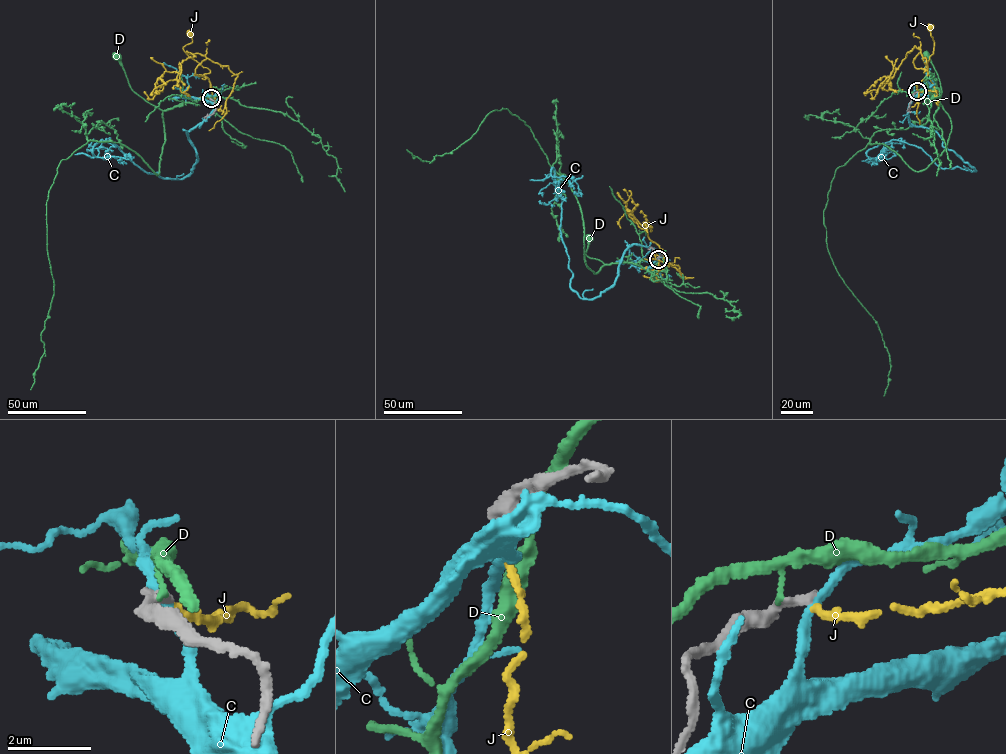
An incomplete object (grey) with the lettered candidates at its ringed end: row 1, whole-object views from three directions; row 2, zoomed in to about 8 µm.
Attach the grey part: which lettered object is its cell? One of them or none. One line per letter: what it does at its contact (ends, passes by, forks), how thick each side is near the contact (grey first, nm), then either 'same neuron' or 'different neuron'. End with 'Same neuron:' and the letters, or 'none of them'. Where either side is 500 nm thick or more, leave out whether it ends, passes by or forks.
C: it passes by; calibres 220 and 200 nm; different neuron
D: it passes by; calibres 300 and 90 nm; different neuron
J: it ends; calibres 200 and 180 nm; same neuron
Same neuron: J

